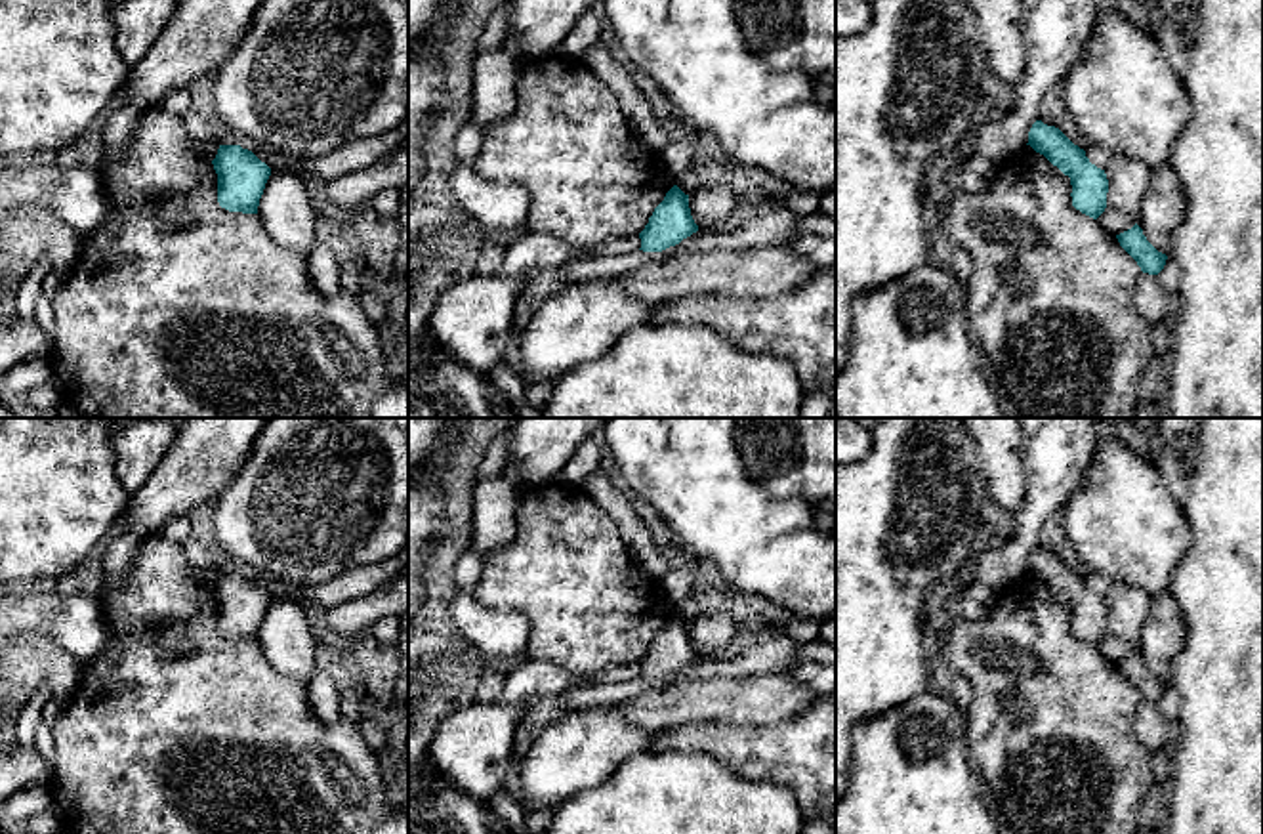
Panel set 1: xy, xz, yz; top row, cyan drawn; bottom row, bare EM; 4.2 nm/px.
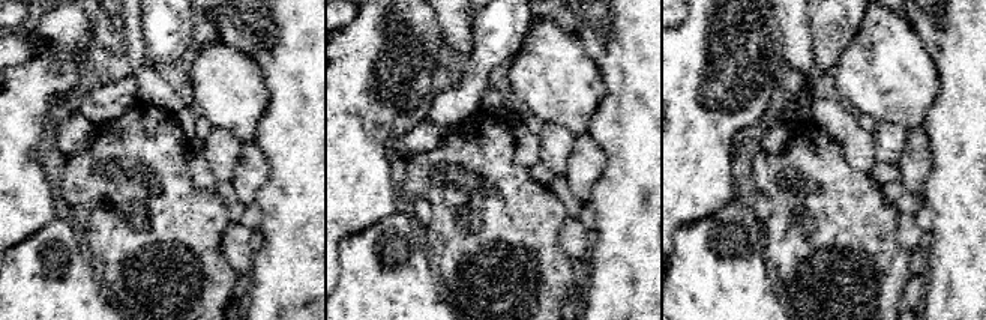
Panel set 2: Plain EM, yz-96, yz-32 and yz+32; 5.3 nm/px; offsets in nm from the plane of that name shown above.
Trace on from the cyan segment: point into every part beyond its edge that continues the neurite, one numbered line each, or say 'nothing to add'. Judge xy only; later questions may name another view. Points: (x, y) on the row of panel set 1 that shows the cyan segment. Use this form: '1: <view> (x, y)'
nothing to add

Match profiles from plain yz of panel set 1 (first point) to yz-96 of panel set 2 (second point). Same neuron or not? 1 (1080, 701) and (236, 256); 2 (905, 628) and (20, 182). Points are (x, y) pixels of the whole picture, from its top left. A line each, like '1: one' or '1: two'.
1: two
2: one

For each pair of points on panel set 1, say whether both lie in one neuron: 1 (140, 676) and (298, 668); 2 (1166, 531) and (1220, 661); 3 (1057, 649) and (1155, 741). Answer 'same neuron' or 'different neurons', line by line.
1: different neurons
2: different neurons
3: different neurons

